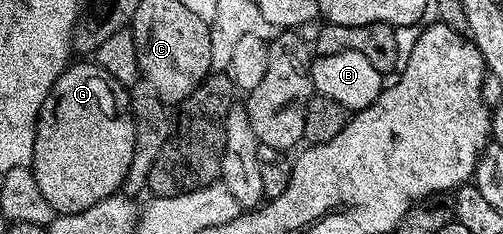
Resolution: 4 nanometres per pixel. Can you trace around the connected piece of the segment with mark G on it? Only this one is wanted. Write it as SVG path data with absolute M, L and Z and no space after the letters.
M72 62L61 73L41 109L35 126L33 157L29 164L31 172L37 177L37 186L56 215L81 213L81 209L89 209L97 205L97 201L105 201L105 197L116 194L127 180L135 152L135 122L128 88L111 82L94 62L79 62L83 63Z

